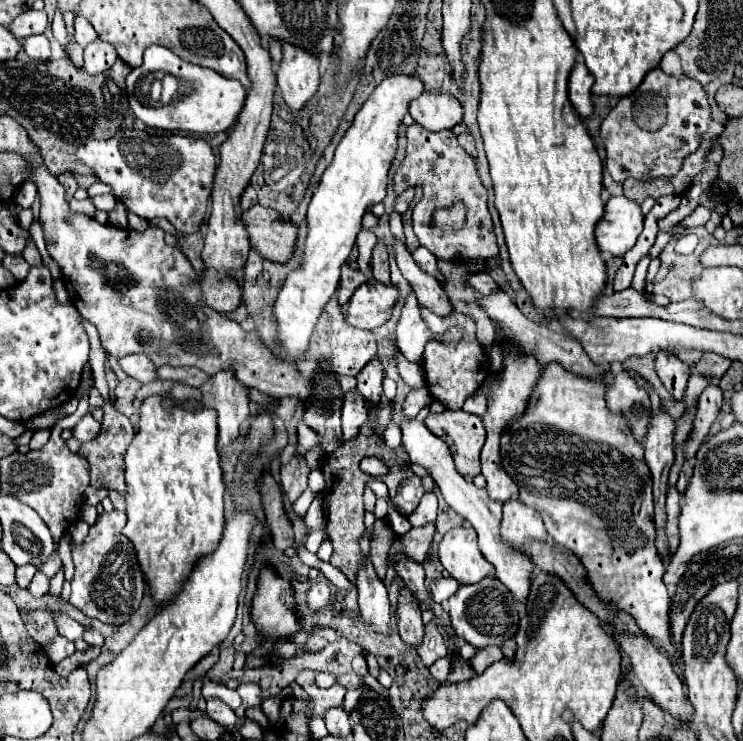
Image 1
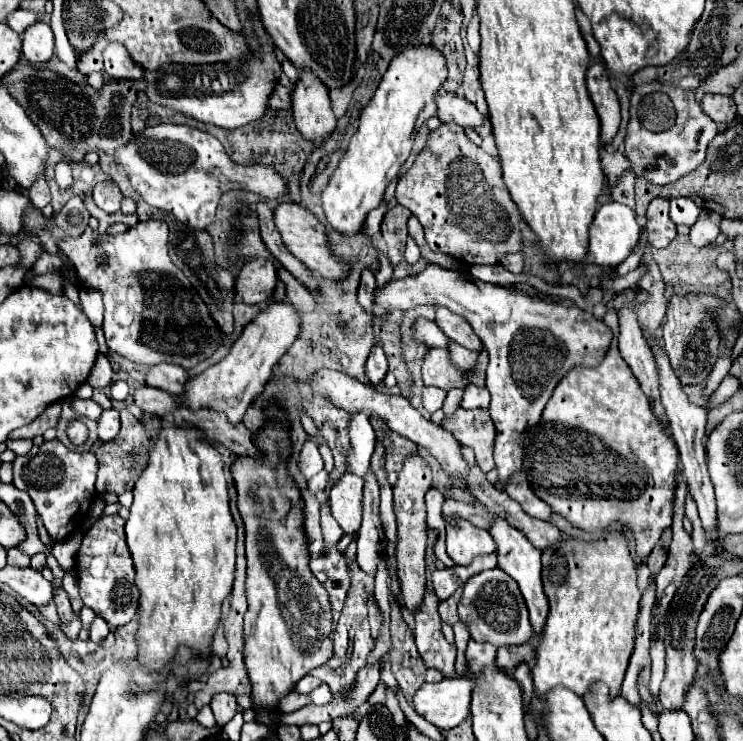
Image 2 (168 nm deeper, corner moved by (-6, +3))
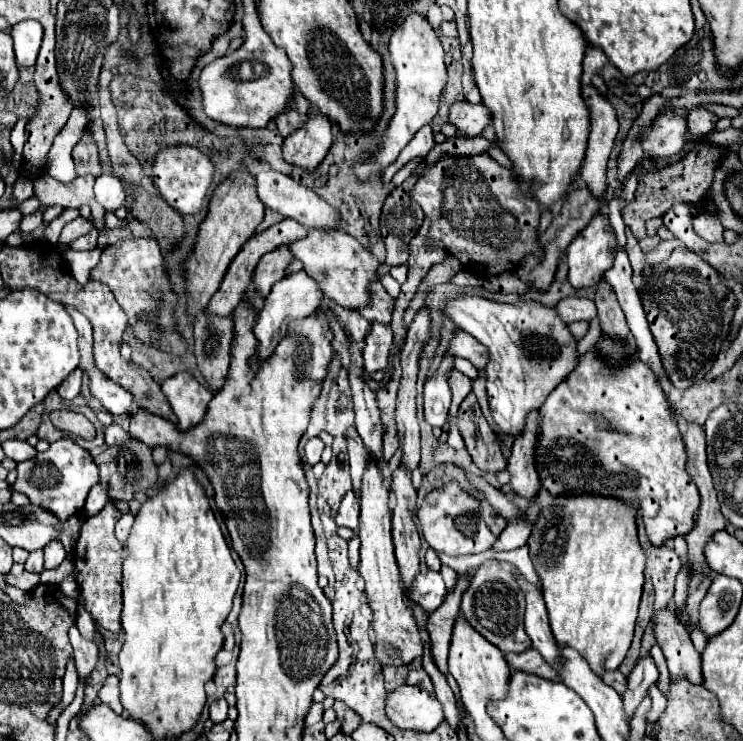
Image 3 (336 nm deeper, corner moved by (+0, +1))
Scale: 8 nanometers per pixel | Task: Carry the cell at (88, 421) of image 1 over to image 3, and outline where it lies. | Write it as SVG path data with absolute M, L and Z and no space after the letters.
M113 423L111 427L105 429L105 443L107 443L109 447L117 447L117 445L129 441L129 439L131 439L131 435L129 435L125 429L121 429L117 423Z

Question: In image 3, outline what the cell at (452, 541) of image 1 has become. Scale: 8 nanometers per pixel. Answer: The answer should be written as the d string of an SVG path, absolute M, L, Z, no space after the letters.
M455 479L441 489L429 491L423 499L423 505L417 509L417 517L421 521L425 541L435 551L445 555L471 555L493 547L497 537L491 533L491 529L485 525L479 513L481 513L479 501L467 491L463 491Z

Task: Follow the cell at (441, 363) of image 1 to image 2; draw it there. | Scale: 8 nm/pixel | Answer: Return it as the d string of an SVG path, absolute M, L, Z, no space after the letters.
M449 341L447 349L449 349L449 361L451 361L459 371L469 373L469 371L475 369L477 357L479 357L477 351L471 351L471 349L455 343L455 341Z

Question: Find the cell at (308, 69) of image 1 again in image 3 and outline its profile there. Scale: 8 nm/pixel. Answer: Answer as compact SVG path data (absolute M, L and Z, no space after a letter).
M317 109L307 123L283 141L283 159L303 171L311 173L327 155L331 147L331 123Z

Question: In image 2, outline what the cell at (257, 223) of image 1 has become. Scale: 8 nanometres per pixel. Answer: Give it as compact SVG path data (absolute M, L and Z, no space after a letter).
M279 203L273 209L273 221L275 221L275 227L281 233L283 243L289 249L289 253L293 257L297 257L309 271L313 271L315 275L327 277L327 279L335 279L335 281L343 279L347 275L347 267L341 261L337 261L331 255L331 251L327 249L325 227L315 219L315 215L309 209L301 207L299 203Z

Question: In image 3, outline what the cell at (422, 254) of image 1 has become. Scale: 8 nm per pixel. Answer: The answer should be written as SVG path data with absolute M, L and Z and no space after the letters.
M457 297L447 303L445 315L459 329L489 347L491 361L485 367L487 395L491 415L503 433L517 435L525 427L529 409L541 407L547 395L577 365L577 341L553 307L533 301L507 305L483 297Z

